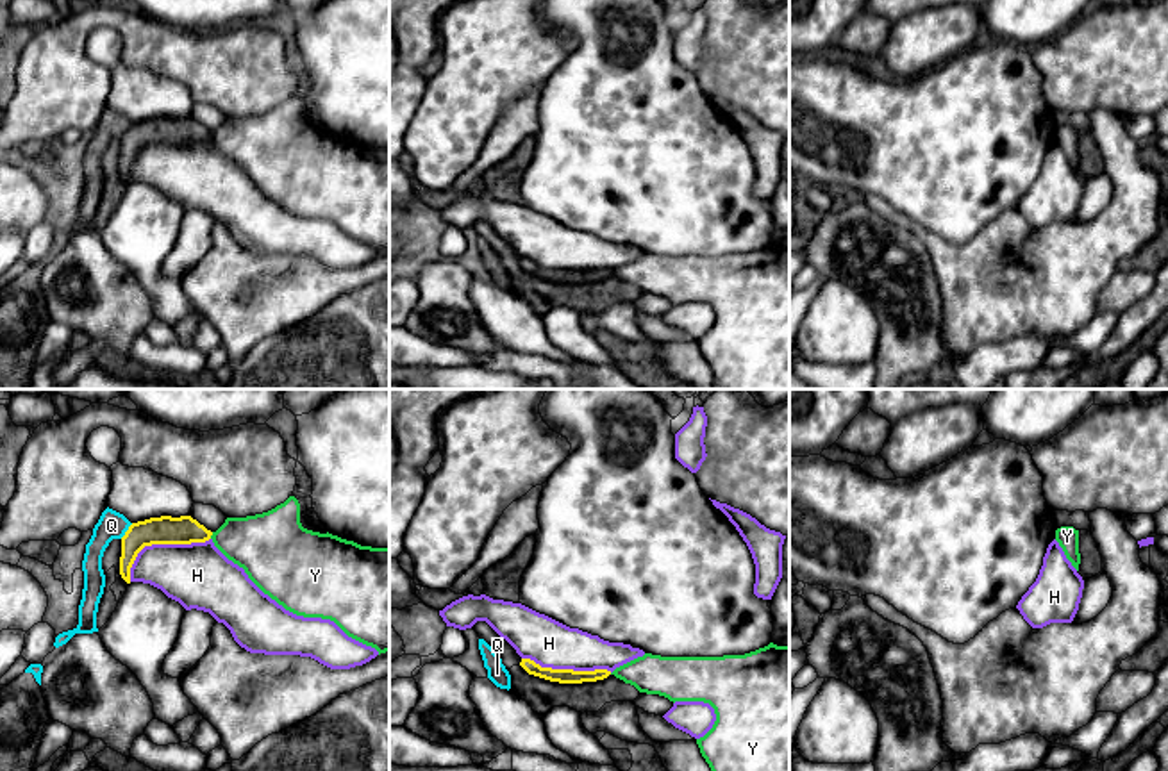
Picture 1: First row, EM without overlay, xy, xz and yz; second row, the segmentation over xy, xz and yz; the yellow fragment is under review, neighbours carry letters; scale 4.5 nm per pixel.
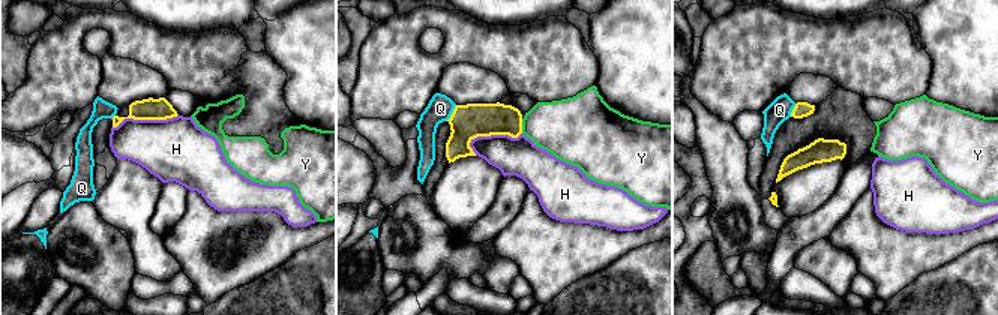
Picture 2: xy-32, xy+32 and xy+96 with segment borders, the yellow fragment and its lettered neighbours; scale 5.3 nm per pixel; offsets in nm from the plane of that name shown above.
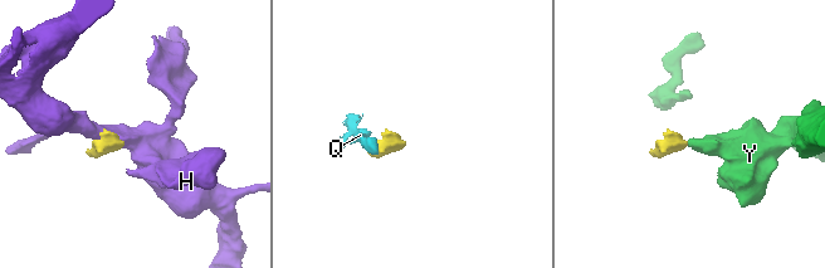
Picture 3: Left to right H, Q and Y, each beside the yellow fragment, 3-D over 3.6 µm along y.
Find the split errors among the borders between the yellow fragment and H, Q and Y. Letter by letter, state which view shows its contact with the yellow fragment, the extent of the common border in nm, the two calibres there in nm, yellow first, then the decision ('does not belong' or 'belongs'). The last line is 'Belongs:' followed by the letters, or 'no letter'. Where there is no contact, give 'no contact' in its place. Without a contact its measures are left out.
H: contact in xy; length 420 nm; calibres 130 and 300 nm; does not belong
Q: contact in xy; length 90 nm; calibres 130 and 130 nm; does not belong
Y: contact in xy; length 40 nm; calibres 130 and 280 nm; does not belong
Belongs: no letter

